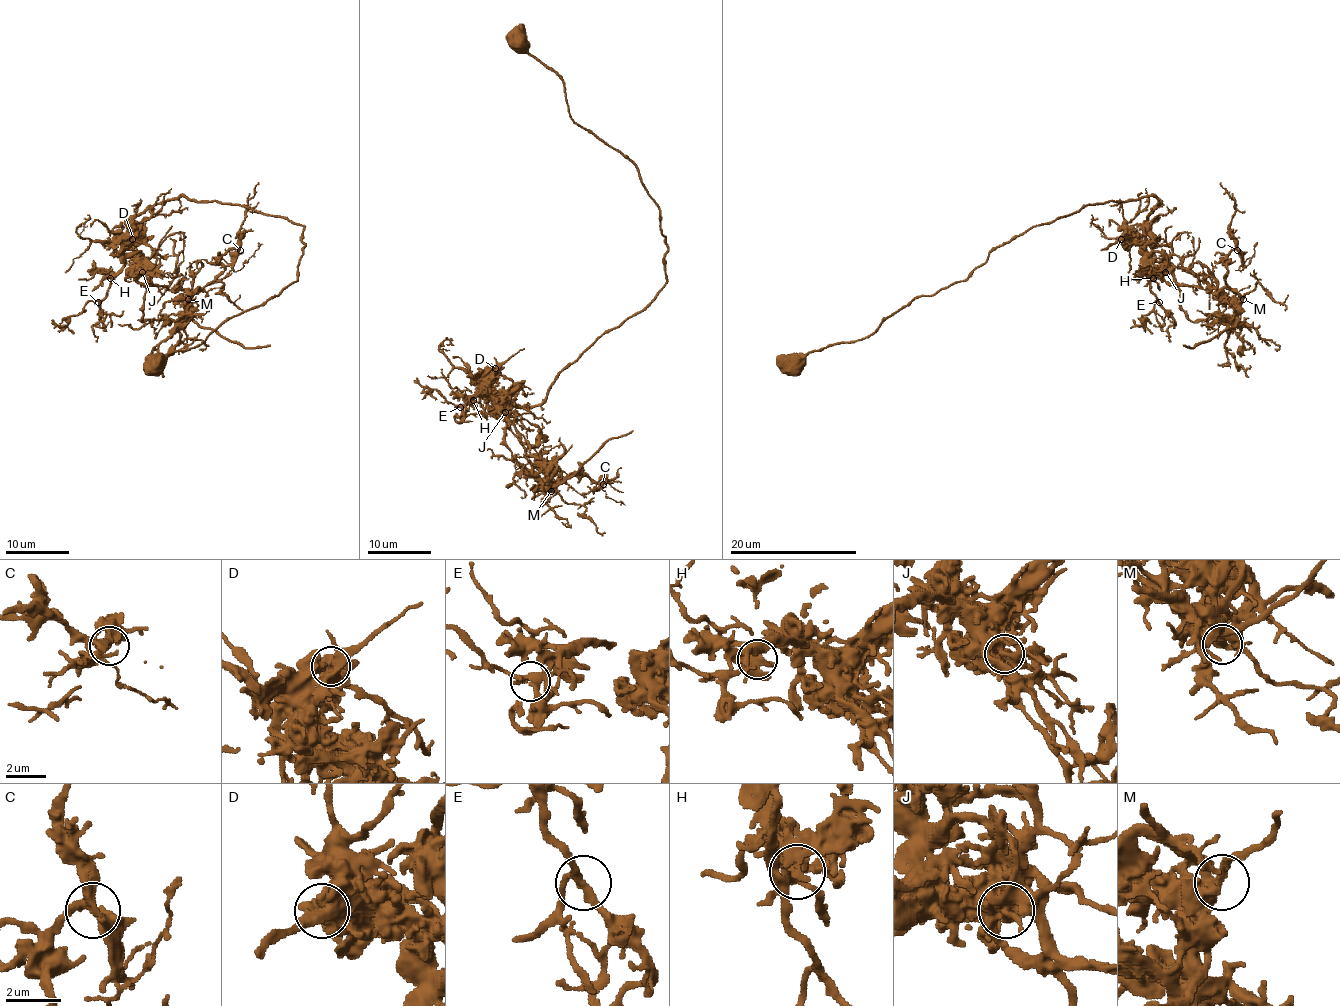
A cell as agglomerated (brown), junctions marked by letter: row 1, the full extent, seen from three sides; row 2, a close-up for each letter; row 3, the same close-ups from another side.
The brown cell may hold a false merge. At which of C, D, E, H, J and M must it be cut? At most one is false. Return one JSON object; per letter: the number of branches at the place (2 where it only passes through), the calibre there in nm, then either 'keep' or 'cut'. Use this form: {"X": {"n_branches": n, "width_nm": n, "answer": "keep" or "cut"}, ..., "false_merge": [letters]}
{"C": {"n_branches": 4, "width_nm": 360, "answer": "keep"}, "D": {"n_branches": 3, "width_nm": 380, "answer": "keep"}, "E": {"n_branches": 3, "width_nm": 280, "answer": "keep"}, "H": {"n_branches": 6, "width_nm": 460, "answer": "keep"}, "J": {"n_branches": 6, "width_nm": 360, "answer": "cut"}, "M": {"n_branches": 3, "width_nm": 360, "answer": "keep"}, "false_merge": ["J"]}

